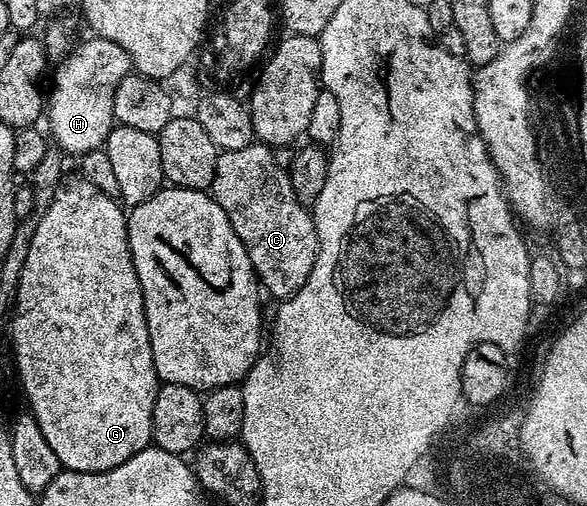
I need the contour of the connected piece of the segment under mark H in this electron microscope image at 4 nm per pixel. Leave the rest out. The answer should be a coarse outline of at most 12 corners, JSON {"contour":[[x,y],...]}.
{"contour":[[89,36],[47,94],[61,150],[100,150],[113,131],[127,52]]}

